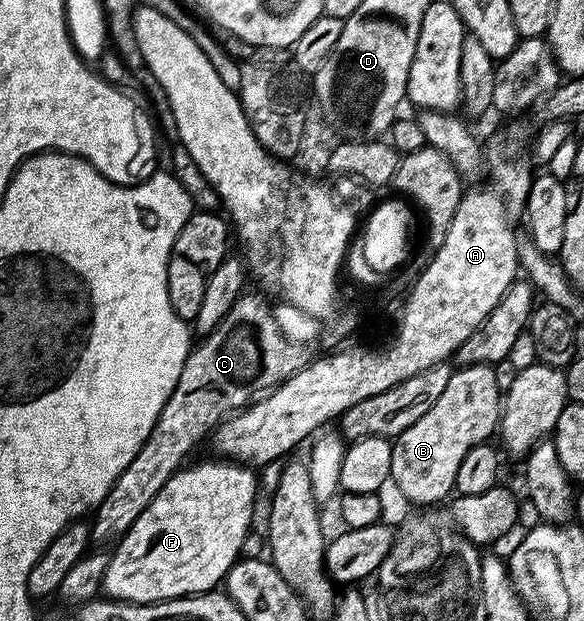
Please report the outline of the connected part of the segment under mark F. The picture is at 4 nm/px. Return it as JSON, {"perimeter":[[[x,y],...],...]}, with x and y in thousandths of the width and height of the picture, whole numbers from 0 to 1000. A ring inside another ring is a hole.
{"perimeter":[[[390,739],[365,741],[372,742],[344,742],[339,749],[305,755],[293,771],[286,771],[272,797],[252,810],[252,823],[245,823],[199,873],[173,940],[182,963],[260,974],[271,968],[295,968],[298,961],[361,955],[384,937],[392,915],[416,890],[413,882],[420,878],[420,863],[433,839],[433,812],[440,807],[440,768],[433,763],[438,760],[418,747]]]}

